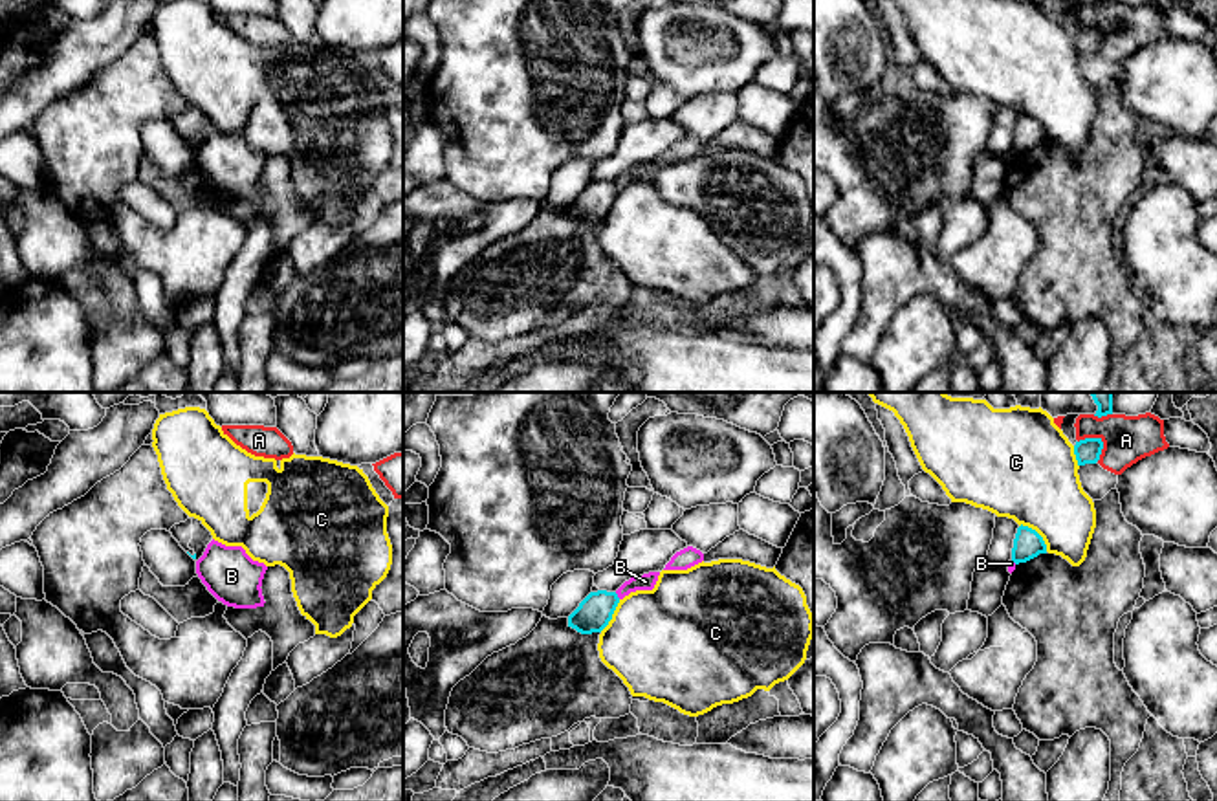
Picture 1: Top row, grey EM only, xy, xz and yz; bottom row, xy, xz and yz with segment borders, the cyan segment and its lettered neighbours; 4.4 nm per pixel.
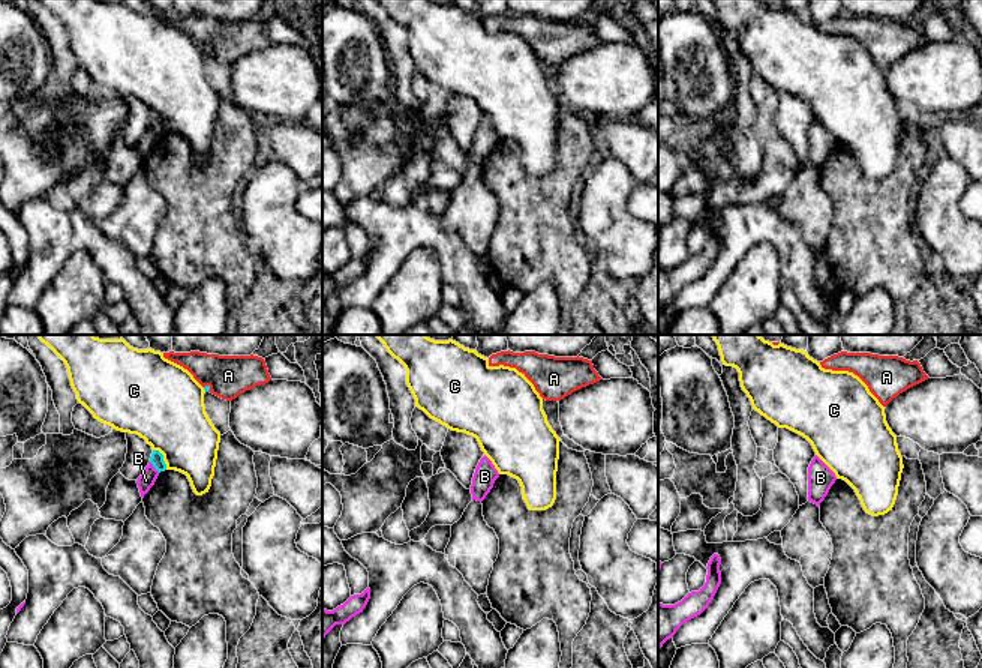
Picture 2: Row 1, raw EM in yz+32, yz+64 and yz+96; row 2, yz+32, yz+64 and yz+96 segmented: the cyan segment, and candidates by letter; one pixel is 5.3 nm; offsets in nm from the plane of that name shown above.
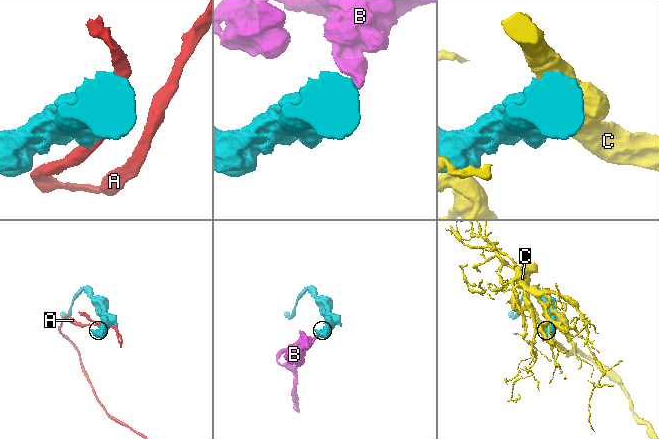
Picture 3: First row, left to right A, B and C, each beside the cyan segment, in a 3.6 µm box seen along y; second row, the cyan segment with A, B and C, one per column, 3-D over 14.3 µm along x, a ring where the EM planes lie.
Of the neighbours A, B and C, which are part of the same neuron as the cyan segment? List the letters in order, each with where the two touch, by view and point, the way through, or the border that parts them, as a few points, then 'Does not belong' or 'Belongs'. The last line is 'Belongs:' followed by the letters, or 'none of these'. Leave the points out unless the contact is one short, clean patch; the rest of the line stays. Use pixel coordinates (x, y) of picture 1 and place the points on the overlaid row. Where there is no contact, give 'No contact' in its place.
A: Touches cyan at yz (1098, 438). Does not belong
B: Touches cyan at xz (616, 596). Boundary: xz (614, 592), (620, 598). Does not belong
C: Touches cyan at yz (1038, 534). Does not belong
Belongs: none of these

